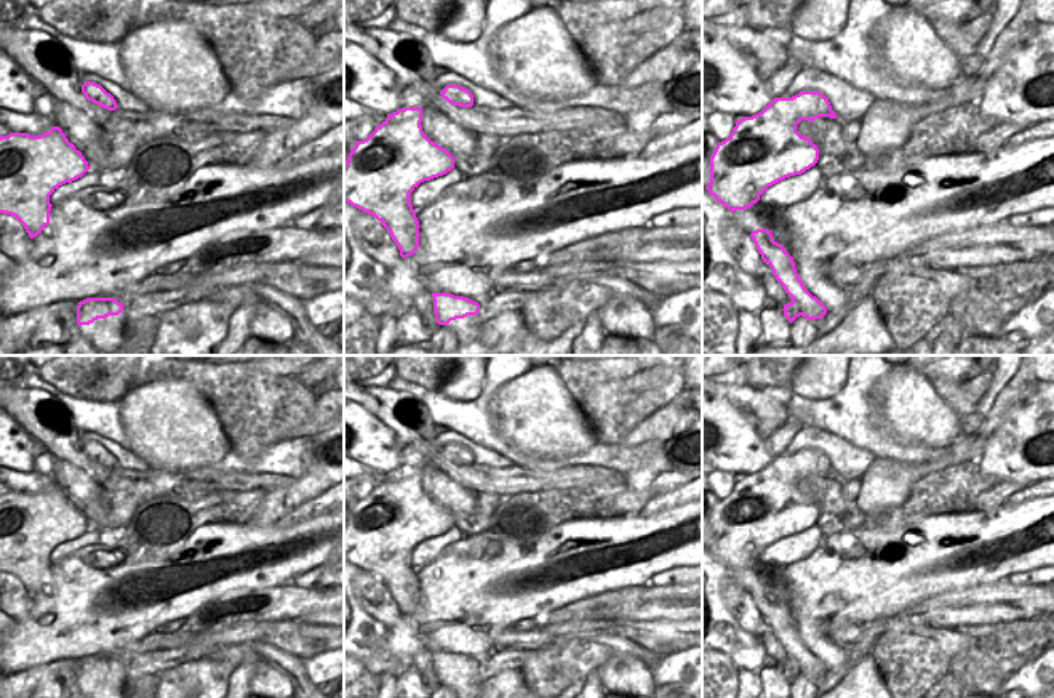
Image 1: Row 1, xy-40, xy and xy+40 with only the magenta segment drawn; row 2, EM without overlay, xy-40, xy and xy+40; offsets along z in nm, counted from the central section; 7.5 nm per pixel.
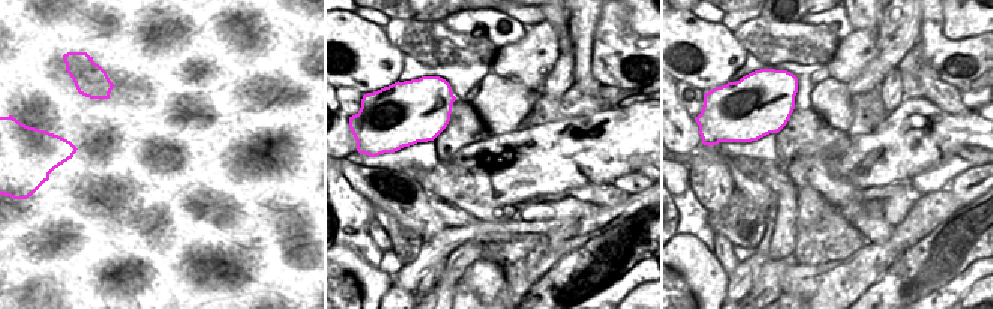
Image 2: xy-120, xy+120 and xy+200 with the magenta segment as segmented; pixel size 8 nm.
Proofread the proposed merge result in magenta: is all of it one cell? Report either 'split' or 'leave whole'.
leave whole

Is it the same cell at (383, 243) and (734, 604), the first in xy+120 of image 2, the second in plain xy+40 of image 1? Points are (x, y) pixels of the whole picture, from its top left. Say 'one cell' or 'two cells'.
one cell

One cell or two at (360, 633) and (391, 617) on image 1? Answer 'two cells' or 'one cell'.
two cells

